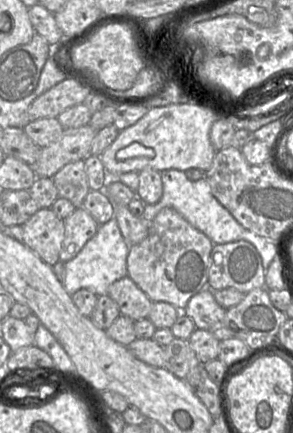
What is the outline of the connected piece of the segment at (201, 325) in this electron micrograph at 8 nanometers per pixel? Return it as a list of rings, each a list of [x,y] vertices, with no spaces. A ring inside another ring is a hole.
[[[203,289],[188,301],[184,312],[196,328],[209,330],[222,322],[226,310],[217,303],[211,289]]]

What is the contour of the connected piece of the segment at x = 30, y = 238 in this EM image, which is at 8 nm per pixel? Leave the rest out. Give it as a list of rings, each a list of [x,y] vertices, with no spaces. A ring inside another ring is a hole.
[[[40,208],[22,224],[22,232],[22,242],[45,263],[53,266],[60,261],[59,255],[64,241],[64,219],[59,218],[51,208]]]

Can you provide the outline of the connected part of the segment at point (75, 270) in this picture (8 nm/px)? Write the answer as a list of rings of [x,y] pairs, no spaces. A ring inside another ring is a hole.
[[[115,217],[99,225],[96,234],[85,244],[82,250],[64,264],[63,286],[67,293],[72,296],[80,289],[87,289],[97,296],[108,295],[110,285],[128,275],[127,257],[129,248],[130,245],[126,243],[122,236]]]

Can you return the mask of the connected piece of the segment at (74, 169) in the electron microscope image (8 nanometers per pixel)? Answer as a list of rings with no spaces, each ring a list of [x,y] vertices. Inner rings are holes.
[[[84,160],[68,163],[60,169],[52,180],[60,198],[66,198],[77,208],[83,205],[89,193]]]

